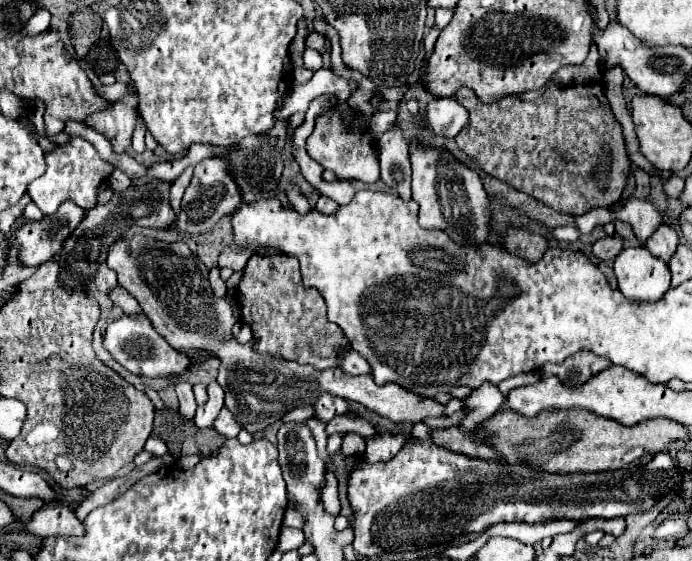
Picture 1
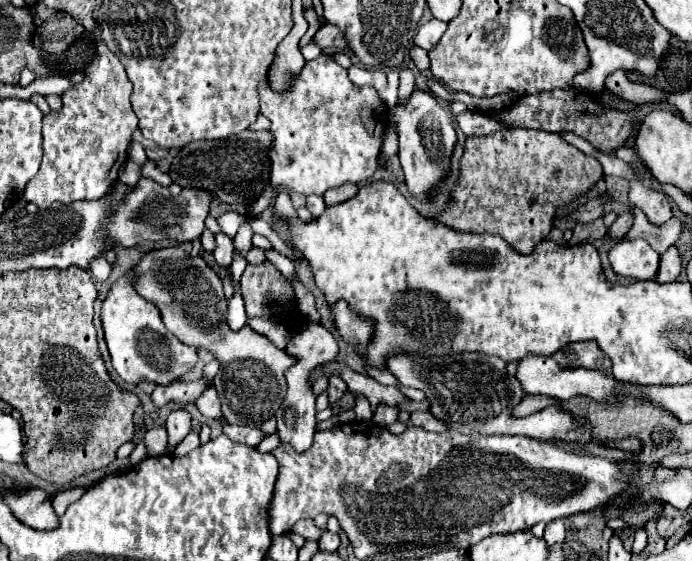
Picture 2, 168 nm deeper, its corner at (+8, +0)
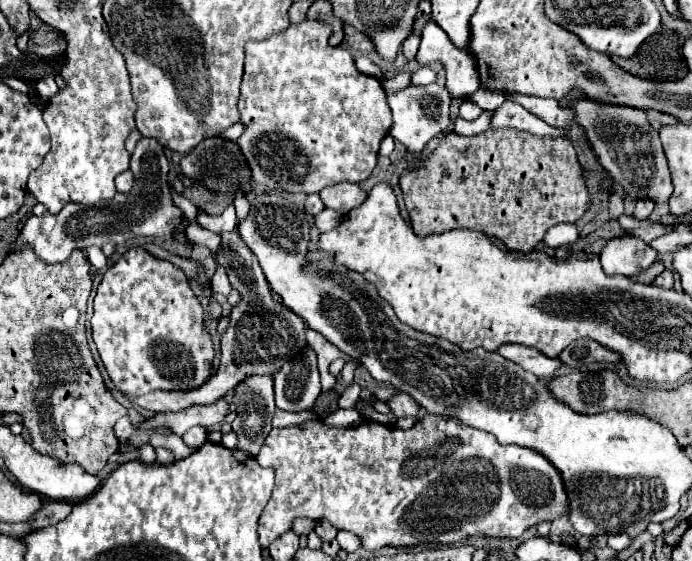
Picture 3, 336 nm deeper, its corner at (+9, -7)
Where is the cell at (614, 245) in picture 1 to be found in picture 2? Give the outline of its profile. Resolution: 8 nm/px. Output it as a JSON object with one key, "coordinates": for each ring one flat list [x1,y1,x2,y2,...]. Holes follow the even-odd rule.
{"coordinates":[[632,211,618,215,618,219,614,221,614,225,610,227,610,237,612,237,614,241,624,239,624,237,626,237,626,233,630,231,632,223,634,223,634,213,632,213]]}

